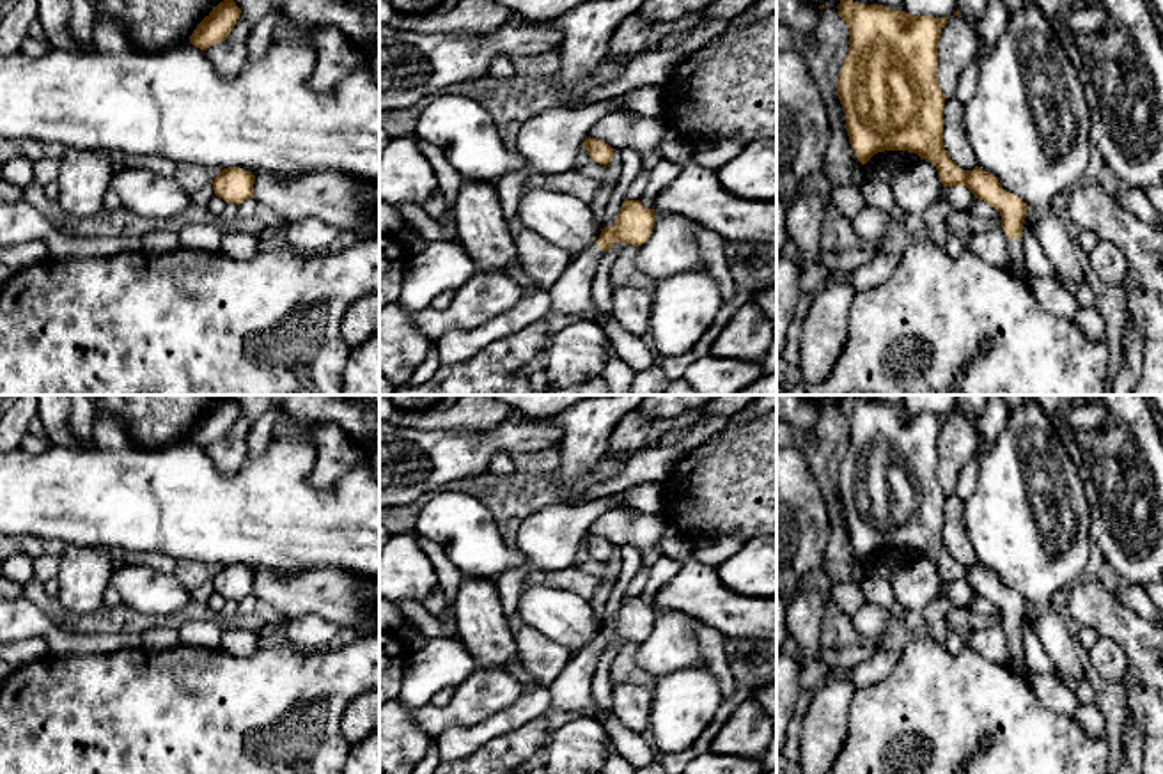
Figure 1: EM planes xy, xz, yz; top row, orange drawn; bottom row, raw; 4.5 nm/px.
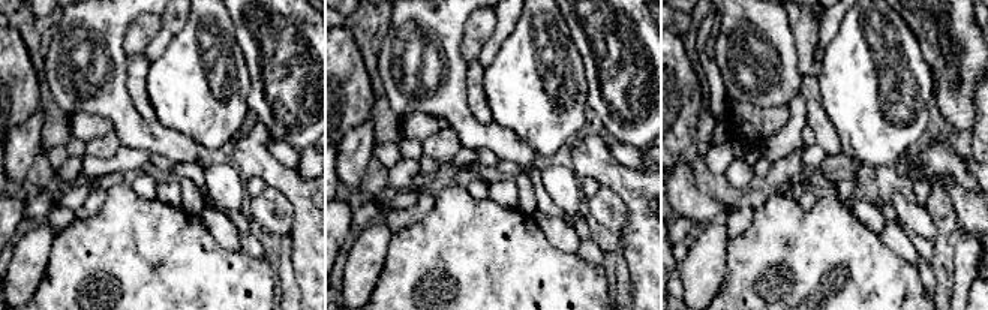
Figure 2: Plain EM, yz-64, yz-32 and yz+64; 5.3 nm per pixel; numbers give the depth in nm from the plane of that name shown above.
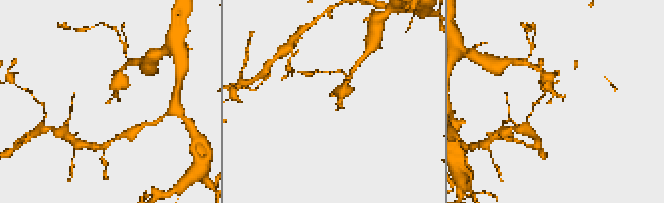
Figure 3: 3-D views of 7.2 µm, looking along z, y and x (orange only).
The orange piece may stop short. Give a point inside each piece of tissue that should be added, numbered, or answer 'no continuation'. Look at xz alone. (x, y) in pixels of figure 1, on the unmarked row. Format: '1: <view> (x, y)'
1: xz (573, 688)

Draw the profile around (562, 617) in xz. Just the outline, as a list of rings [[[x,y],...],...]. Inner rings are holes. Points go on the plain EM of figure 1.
[[[521,586],[516,613],[521,623],[573,654],[587,648],[601,632],[590,602],[573,592],[548,586]]]

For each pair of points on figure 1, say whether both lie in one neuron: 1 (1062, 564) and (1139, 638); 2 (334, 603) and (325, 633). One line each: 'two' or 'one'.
1: two
2: two

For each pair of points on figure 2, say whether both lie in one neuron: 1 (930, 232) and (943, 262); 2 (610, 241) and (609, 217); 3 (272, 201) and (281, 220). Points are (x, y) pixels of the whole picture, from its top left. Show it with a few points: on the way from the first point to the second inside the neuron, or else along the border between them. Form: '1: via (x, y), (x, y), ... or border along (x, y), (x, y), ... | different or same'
1: border along (936, 220), (936, 238), (933, 241) | different
2: border along (588, 199), (589, 214), (606, 228), (619, 234) | different
3: via (272, 205), (278, 216) | same

